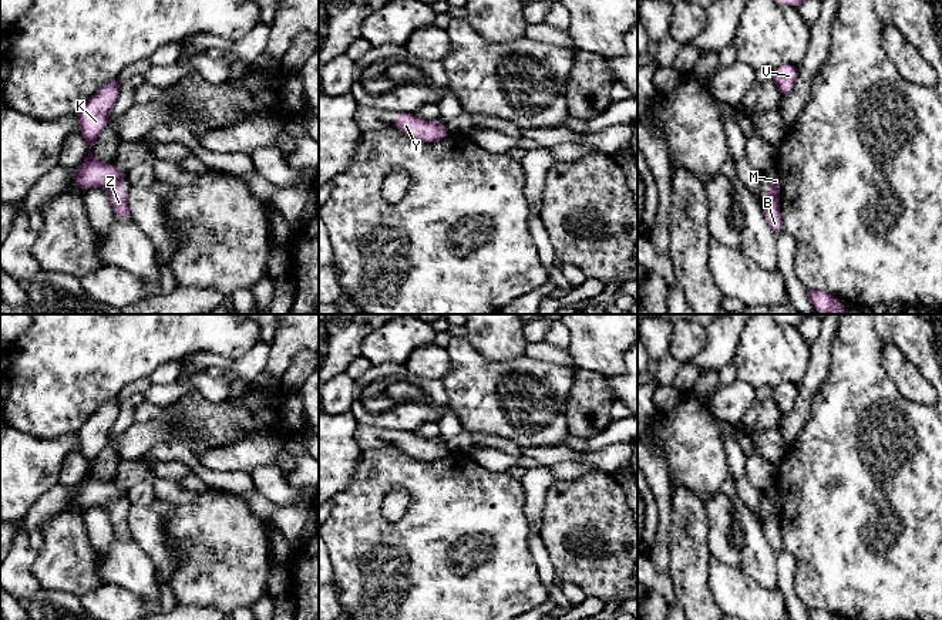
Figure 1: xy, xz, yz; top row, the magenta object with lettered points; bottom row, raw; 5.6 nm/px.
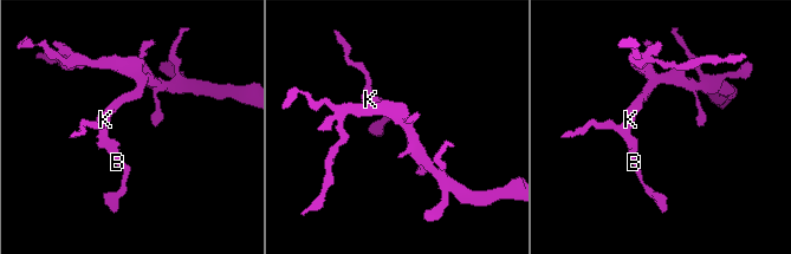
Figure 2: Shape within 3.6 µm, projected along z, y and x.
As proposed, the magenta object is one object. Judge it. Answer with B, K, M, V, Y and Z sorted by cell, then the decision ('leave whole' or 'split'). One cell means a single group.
B K M V Y Z | leave whole

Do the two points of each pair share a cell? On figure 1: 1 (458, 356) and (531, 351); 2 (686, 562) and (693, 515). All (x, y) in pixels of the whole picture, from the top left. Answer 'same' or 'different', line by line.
1: different
2: same

